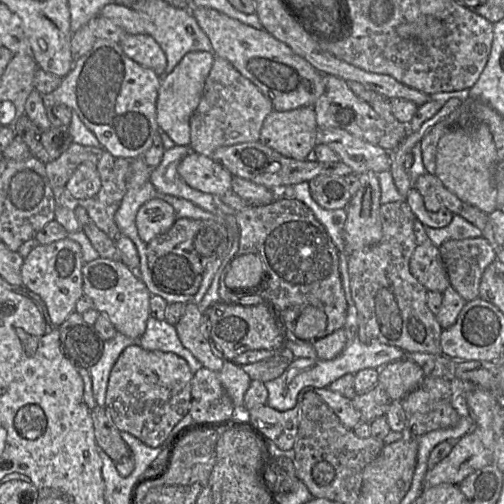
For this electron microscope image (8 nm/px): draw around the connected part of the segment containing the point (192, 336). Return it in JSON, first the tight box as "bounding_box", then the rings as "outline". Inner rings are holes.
{"bounding_box":[175,303,224,372],"outline":[[[188,303],[175,328],[182,345],[194,355],[203,367],[219,372],[224,361],[215,356],[208,343],[208,324],[205,313],[201,313],[196,304]]]}

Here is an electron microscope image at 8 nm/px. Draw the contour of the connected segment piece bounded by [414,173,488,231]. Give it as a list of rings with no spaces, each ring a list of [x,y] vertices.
[[[425,173],[419,176],[414,183],[414,188],[422,195],[428,211],[437,212],[446,208],[453,214],[465,218],[481,231],[484,230],[488,214],[458,198],[434,174]]]

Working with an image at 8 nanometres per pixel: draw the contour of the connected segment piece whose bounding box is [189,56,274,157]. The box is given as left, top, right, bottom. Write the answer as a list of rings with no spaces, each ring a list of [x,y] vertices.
[[[215,56],[200,102],[190,119],[189,146],[210,157],[219,147],[259,140],[262,124],[273,111],[271,101],[226,59]]]

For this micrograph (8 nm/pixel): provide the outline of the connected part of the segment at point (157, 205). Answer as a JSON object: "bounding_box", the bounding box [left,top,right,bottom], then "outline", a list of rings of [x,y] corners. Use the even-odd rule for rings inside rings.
{"bounding_box":[135,198,176,243],"outline":[[[153,198],[139,208],[135,223],[139,237],[149,243],[169,230],[176,219],[174,208],[169,203]]]}

